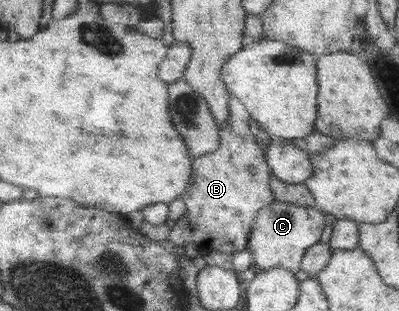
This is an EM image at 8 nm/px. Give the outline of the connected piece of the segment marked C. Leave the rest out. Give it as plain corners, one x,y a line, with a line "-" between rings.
273,202
260,212
252,233
249,251
254,264
262,270
285,268
291,273
301,271
301,260
307,248
318,244
325,226
325,212
317,207
297,206
289,202

